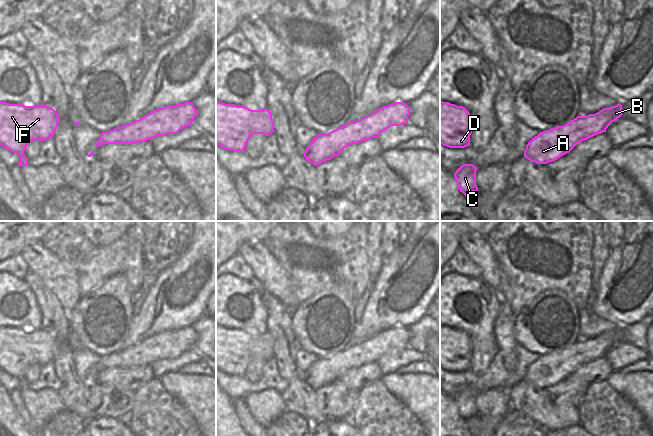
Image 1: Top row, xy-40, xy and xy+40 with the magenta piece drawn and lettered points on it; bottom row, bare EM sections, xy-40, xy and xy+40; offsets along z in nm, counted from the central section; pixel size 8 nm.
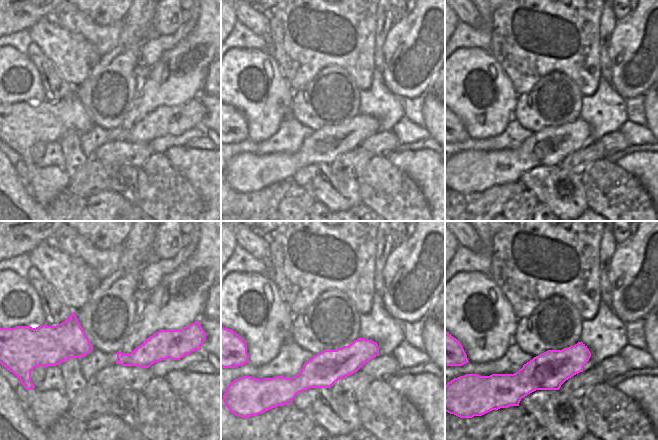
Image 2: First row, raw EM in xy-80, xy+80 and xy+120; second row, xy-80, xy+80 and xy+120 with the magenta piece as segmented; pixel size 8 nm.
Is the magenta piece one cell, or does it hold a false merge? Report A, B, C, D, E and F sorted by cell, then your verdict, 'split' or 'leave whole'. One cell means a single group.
A B C D E F; leave whole

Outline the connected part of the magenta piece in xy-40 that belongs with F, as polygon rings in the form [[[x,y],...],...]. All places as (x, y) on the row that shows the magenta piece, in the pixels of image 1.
[[[0,102],[0,145],[20,157],[19,166],[27,166],[24,151],[33,140],[52,138],[60,119],[51,107],[25,106]]]

